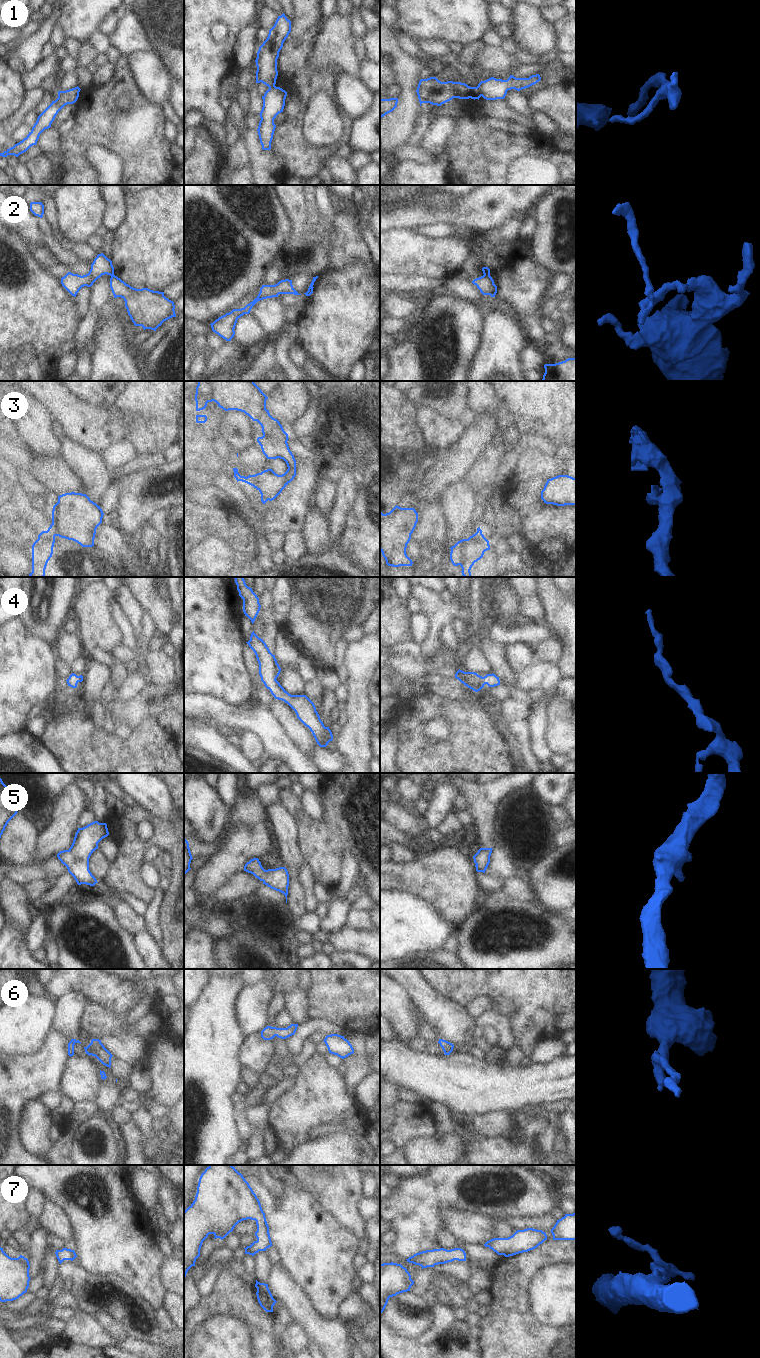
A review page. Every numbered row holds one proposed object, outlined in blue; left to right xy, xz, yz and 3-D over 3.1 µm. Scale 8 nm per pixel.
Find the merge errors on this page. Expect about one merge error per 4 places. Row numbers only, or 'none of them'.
1, 2, 3

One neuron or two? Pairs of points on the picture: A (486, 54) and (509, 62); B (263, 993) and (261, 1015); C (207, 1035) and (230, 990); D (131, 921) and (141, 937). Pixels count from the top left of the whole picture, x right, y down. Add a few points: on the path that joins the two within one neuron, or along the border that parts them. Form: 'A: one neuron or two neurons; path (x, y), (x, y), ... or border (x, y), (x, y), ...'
A: one neuron; path (492, 59), (503, 61)
B: one neuron; path (261, 998), (261, 1010)
C: one neuron; path (213, 1024), (213, 1017), (219, 1001)
D: two neurons; border (144, 928), (133, 936)

